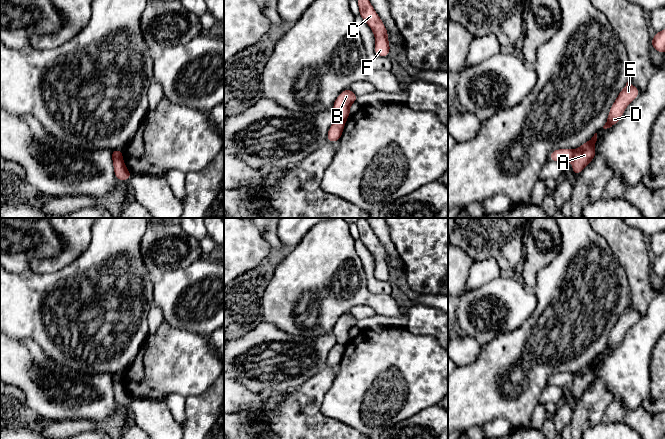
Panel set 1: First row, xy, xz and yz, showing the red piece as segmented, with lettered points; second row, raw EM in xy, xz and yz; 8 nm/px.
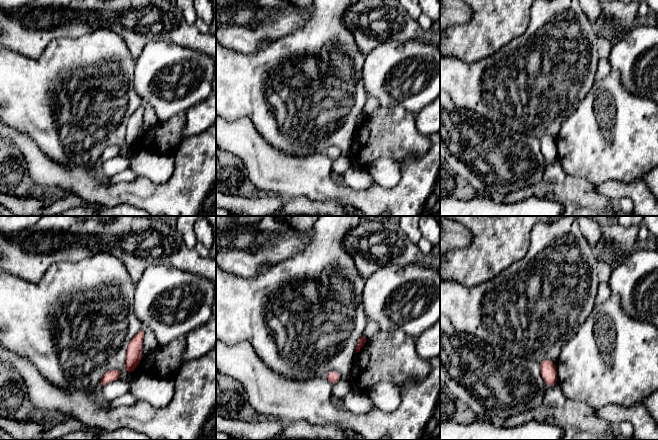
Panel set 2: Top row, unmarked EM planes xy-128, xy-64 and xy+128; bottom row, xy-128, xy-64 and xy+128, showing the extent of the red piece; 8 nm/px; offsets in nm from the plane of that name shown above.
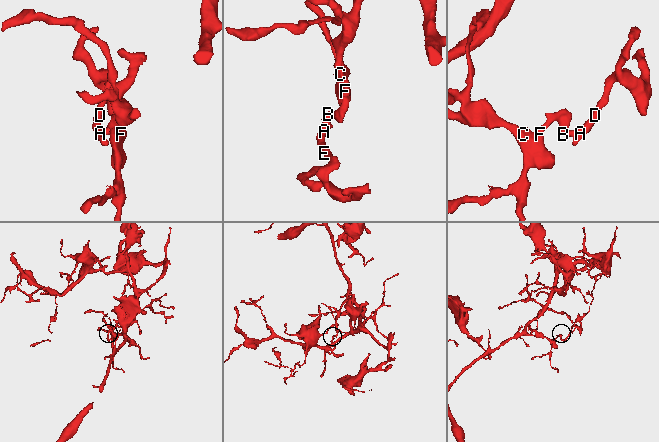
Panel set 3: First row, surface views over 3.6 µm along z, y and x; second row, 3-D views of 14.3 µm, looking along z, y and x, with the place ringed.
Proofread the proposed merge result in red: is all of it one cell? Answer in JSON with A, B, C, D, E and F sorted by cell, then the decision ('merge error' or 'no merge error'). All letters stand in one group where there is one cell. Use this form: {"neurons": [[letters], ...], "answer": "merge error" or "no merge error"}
{"neurons": [["A", "D", "E"], ["B", "C", "F"]], "answer": "merge error"}

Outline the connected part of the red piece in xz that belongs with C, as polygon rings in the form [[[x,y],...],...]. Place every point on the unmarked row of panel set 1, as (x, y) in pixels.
[[[360,218],[356,224],[359,230],[359,239],[371,252],[375,260],[374,275],[376,279],[389,281],[390,267],[388,265],[388,255],[384,247],[365,218]]]

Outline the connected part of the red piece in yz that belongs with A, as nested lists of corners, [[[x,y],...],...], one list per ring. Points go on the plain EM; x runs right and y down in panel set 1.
[[[597,357],[580,371],[574,374],[572,382],[573,398],[578,400],[583,393],[596,381],[595,367],[597,365]]]

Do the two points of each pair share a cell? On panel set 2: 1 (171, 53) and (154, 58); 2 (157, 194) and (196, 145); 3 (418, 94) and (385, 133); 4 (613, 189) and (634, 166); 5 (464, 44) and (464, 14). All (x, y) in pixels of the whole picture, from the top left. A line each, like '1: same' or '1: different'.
1: same
2: same
3: different
4: different
5: different

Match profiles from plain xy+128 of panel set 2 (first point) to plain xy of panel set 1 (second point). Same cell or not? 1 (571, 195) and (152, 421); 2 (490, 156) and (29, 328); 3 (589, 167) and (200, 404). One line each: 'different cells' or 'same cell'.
1: different cells
2: different cells
3: different cells

